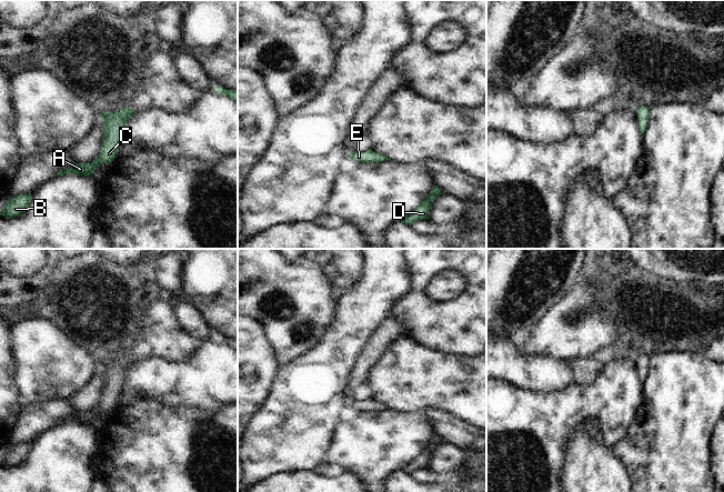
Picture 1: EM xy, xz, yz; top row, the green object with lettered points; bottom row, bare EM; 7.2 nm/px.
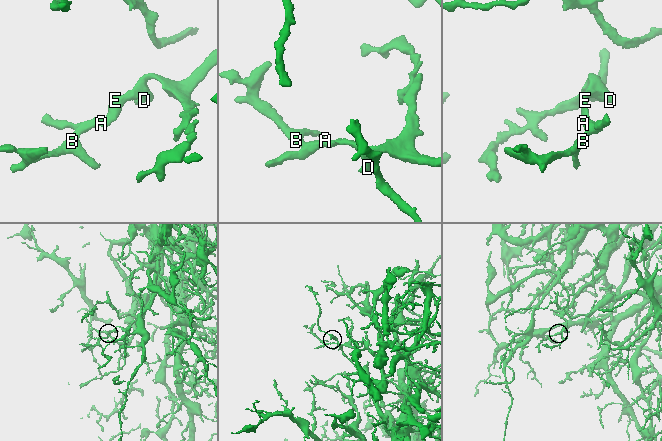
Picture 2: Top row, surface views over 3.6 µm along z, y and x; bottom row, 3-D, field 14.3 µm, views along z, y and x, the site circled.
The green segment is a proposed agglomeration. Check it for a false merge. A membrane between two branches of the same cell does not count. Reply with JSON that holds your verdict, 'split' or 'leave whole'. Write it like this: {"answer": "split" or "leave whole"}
{"answer": "leave whole"}

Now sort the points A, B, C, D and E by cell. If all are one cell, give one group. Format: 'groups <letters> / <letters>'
groups A B C D E

